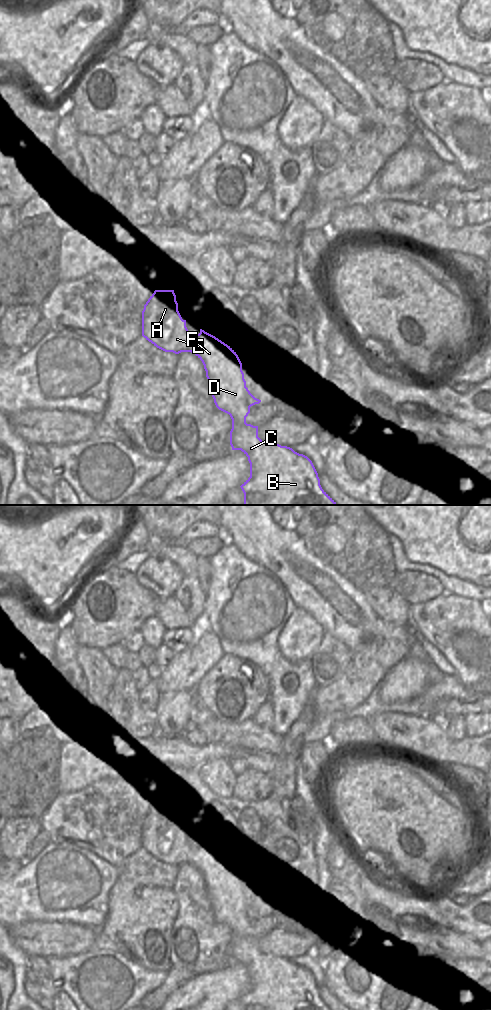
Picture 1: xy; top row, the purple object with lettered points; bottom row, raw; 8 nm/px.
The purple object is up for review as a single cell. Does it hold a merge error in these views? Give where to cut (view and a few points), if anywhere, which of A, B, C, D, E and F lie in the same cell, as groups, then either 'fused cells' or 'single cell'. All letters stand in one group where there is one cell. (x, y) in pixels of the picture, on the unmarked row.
no cut; A B C D E F; single cell

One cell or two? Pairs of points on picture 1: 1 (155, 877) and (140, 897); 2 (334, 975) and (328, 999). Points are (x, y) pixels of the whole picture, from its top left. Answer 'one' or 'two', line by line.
1: two
2: two

